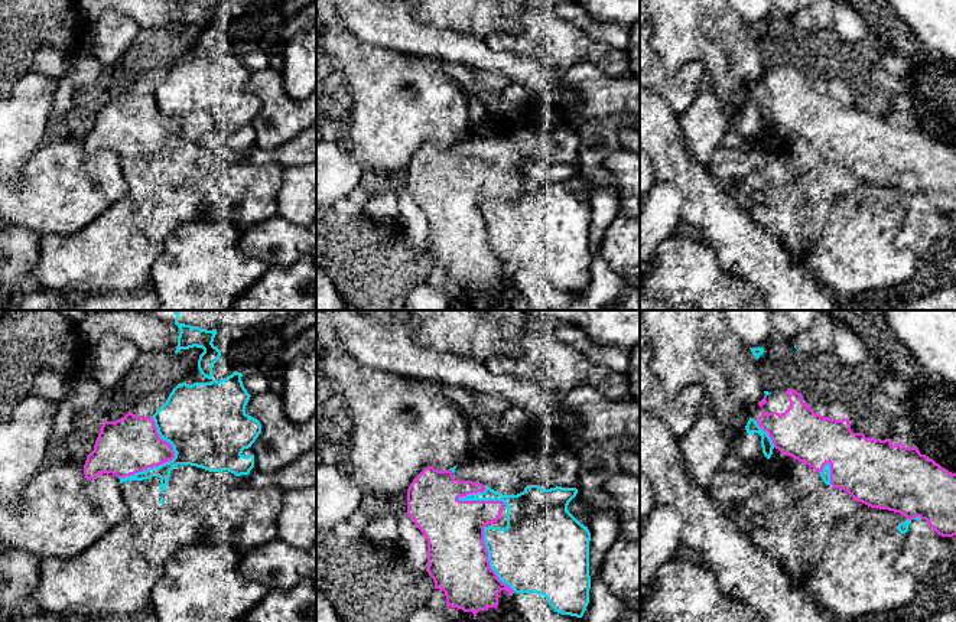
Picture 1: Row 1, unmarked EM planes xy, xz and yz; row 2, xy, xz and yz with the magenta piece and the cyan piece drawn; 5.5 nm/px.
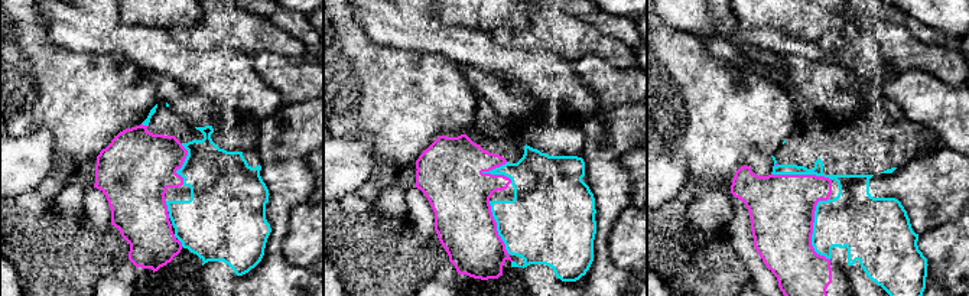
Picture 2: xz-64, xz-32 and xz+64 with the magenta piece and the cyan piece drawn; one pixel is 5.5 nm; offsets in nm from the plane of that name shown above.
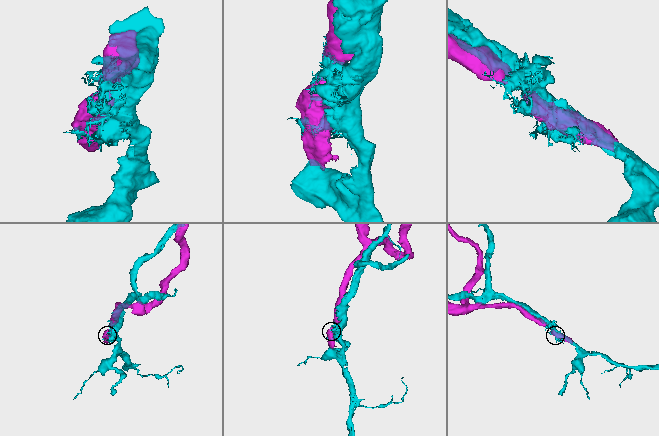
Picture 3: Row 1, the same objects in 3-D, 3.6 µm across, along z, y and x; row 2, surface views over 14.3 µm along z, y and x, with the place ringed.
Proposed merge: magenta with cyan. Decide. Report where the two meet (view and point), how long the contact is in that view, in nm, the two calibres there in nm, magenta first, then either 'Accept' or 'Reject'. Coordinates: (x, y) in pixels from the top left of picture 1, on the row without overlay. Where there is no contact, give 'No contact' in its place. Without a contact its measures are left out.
Touches magenta at xy (166, 137). Shared border 400 nm. Thickness 320 nm (magenta) against 360 nm. Reject

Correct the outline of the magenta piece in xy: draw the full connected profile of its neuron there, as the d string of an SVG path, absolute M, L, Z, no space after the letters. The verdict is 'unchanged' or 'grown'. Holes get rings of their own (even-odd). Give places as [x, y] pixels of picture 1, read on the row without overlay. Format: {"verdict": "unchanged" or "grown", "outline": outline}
{"verdict": "unchanged", "outline": "M129 88L116 98L103 100L94 127L87 133L84 152L90 157L101 150L124 154L173 134L173 124L159 113L153 94Z"}

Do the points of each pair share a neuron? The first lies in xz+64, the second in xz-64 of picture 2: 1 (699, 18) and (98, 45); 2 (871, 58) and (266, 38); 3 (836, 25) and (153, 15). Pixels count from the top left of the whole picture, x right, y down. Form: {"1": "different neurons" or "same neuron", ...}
{"1": "same neuron", "2": "same neuron", "3": "same neuron"}

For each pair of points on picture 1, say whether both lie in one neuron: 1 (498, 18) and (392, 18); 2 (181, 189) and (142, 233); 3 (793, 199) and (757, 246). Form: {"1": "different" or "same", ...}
{"1": "different", "2": "same", "3": "different"}

